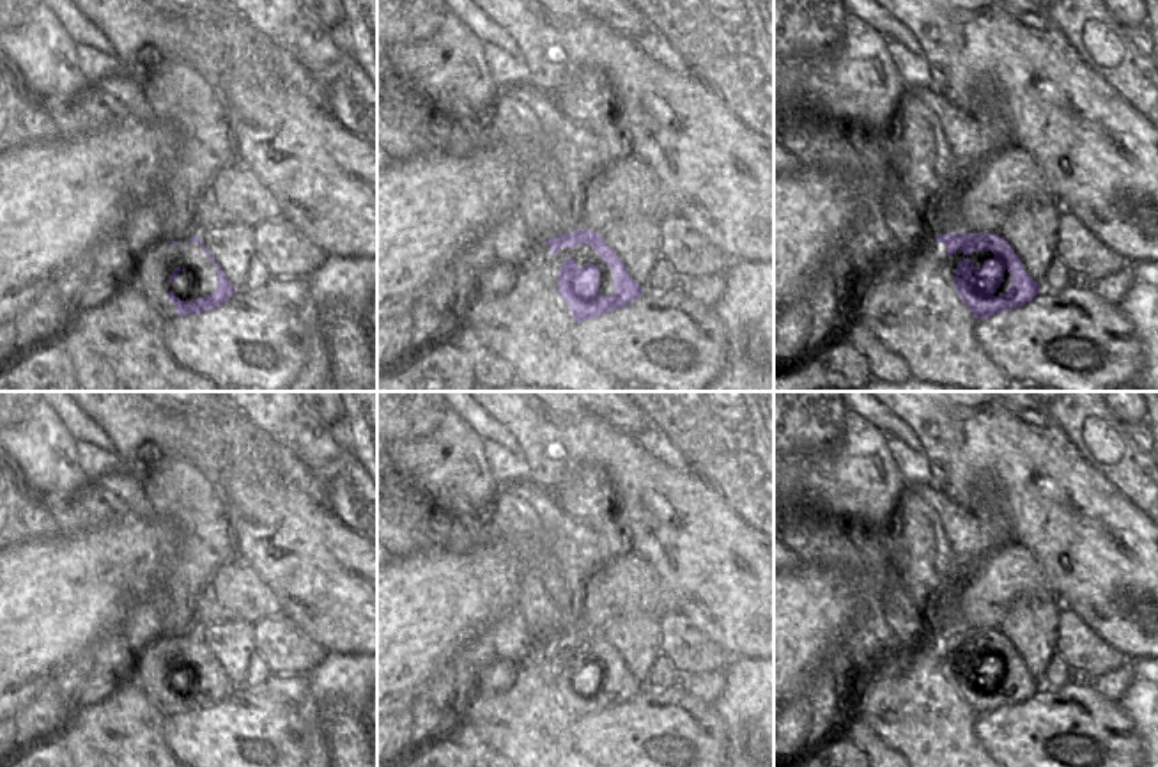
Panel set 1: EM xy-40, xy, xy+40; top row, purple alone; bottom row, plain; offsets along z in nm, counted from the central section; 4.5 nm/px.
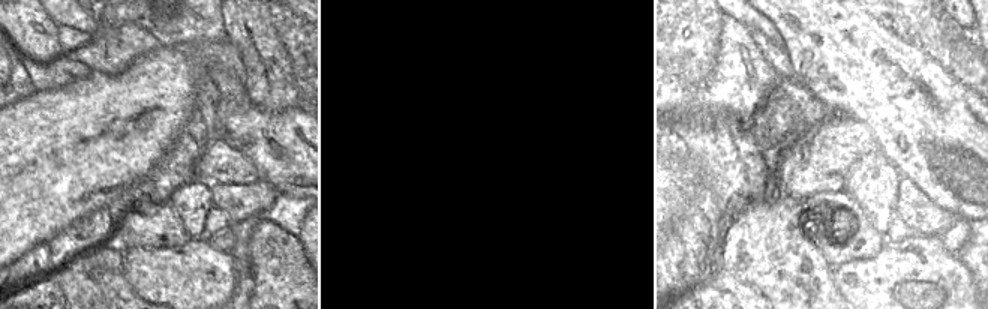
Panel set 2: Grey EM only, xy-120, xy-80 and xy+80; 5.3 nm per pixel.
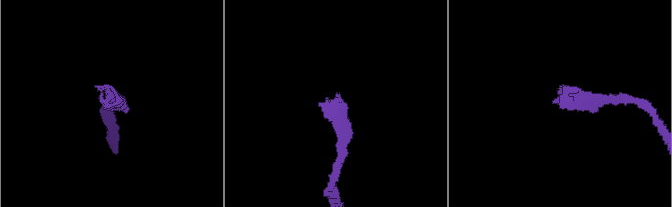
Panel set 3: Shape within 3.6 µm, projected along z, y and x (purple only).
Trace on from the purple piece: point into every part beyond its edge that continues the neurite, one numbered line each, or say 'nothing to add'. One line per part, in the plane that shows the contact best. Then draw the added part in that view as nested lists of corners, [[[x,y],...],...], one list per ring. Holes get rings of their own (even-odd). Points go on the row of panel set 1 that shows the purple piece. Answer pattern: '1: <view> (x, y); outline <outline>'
1: xy (583, 254); outline [[[577,244],[574,248],[560,248],[552,259],[558,259],[558,271],[561,269],[561,262],[567,259],[575,259],[577,267],[584,267],[588,262],[600,267],[600,292],[597,294],[606,296],[614,292],[614,275],[611,267],[600,259],[597,250],[591,244]]]

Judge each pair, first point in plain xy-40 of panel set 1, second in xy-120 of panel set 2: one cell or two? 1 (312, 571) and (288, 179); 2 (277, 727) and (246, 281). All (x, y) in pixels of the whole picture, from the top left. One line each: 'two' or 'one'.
1: one
2: two

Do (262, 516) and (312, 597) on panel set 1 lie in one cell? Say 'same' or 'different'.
same

